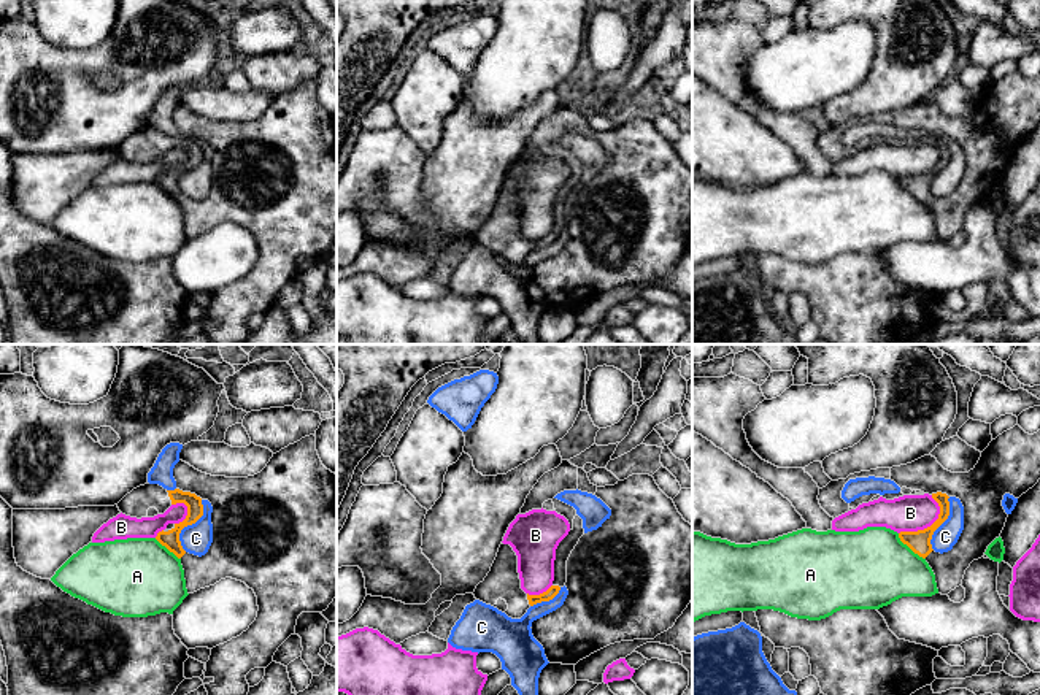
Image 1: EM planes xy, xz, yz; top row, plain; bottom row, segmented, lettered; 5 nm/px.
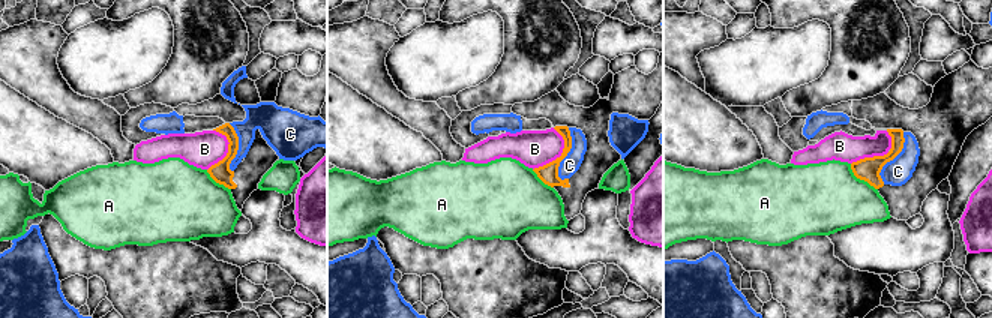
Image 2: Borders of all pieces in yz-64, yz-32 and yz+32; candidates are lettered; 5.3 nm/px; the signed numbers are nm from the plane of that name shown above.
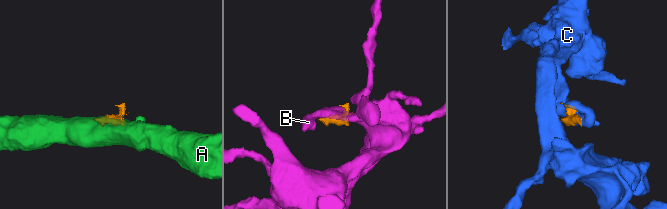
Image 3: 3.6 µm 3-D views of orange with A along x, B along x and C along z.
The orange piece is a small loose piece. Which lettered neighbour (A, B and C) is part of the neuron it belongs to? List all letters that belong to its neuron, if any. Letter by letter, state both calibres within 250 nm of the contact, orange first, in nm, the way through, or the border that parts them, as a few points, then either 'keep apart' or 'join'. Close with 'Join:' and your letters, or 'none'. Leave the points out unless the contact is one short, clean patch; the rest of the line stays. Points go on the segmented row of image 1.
A: 110/400 nm | keep apart
B: 110/190 nm | along yz (932, 495), (939, 516), (923, 529), (899, 533) | keep apart
C: 90/150 nm | keep apart
Join: none

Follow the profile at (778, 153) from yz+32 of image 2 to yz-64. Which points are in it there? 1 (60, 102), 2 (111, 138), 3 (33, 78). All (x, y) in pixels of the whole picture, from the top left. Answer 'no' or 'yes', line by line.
1: yes
2: yes
3: yes

